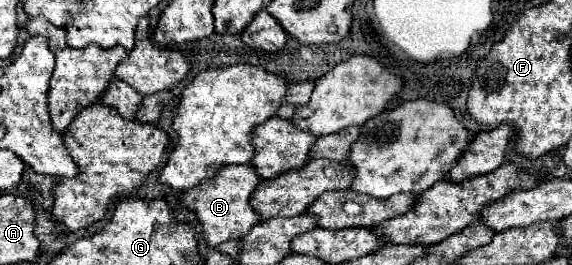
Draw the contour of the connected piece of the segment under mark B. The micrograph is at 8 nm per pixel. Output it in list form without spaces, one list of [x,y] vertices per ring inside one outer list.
[[[234,164],[234,166],[224,166],[214,176],[214,180],[212,178],[204,180],[196,188],[184,192],[182,202],[198,214],[198,220],[204,230],[204,238],[210,246],[218,246],[226,240],[240,240],[252,230],[252,224],[262,222],[262,216],[258,216],[258,212],[252,210],[250,206],[250,196],[260,186],[260,182],[262,178],[256,174],[254,166]]]

